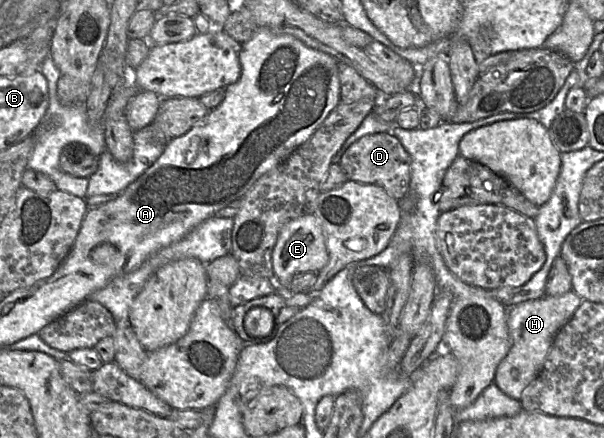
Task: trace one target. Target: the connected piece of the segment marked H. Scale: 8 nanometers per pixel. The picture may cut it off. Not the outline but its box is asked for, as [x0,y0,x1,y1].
[494,290,583,400]

